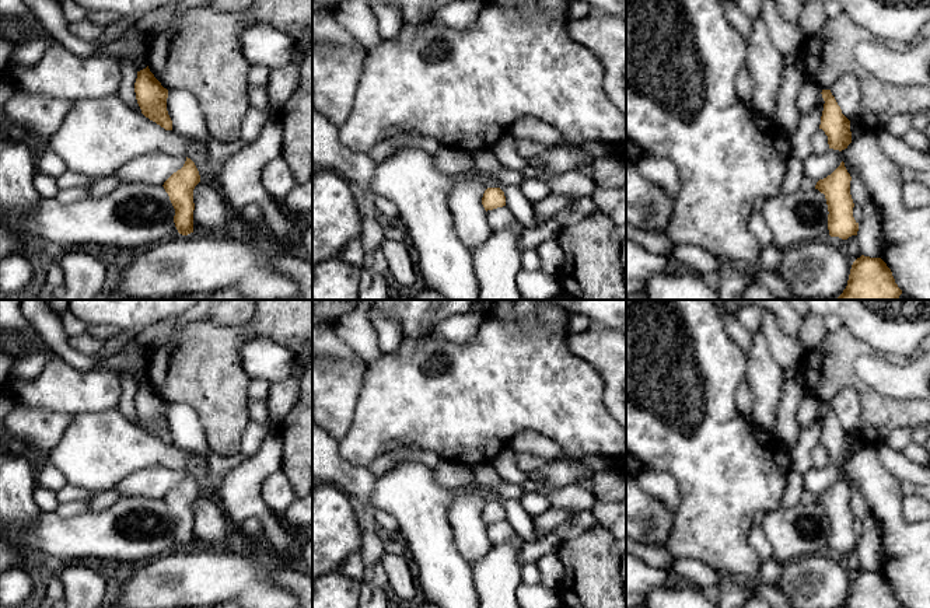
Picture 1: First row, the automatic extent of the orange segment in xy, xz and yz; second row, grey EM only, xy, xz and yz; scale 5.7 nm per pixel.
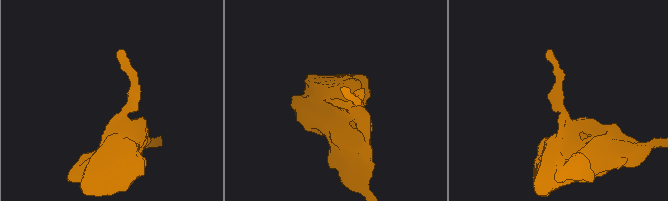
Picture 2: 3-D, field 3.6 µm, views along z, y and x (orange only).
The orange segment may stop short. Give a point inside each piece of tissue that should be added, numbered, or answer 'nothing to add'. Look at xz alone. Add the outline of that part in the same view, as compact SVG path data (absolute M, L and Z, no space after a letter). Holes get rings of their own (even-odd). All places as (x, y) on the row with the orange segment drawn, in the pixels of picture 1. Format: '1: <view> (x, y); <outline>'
nothing to add

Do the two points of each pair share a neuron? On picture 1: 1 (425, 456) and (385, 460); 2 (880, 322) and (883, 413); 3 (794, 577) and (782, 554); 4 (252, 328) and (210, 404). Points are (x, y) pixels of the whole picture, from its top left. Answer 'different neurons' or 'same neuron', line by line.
1: same neuron
2: different neurons
3: different neurons
4: same neuron

